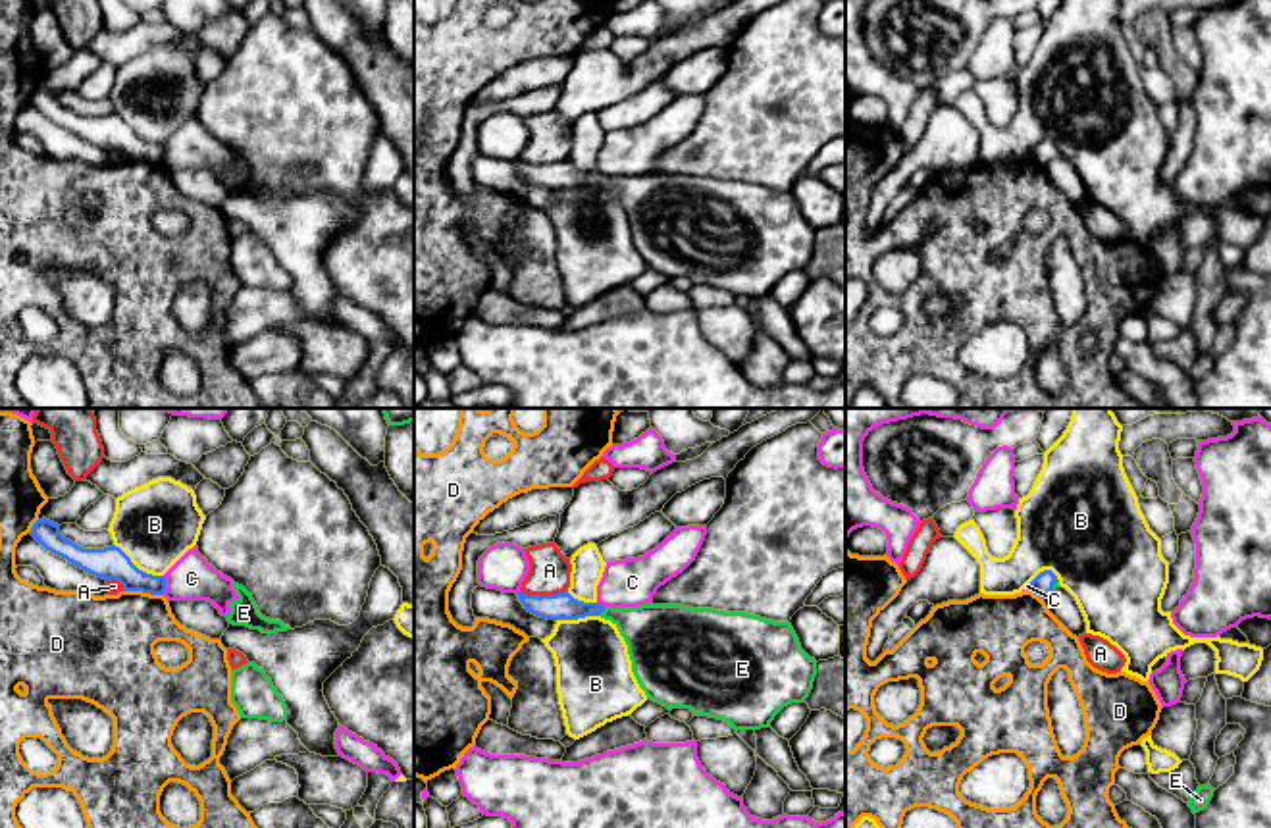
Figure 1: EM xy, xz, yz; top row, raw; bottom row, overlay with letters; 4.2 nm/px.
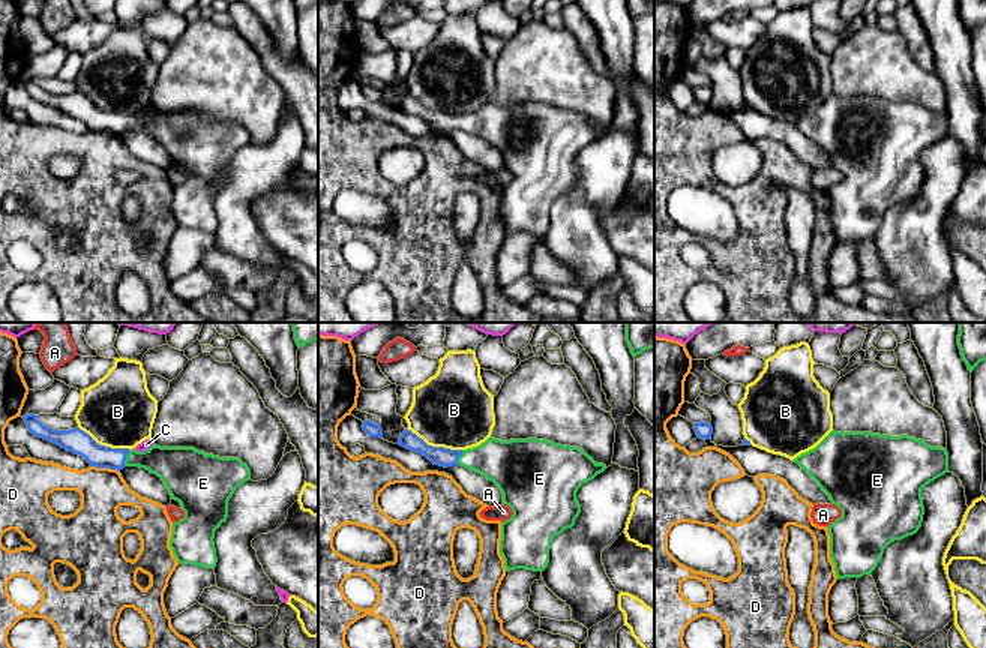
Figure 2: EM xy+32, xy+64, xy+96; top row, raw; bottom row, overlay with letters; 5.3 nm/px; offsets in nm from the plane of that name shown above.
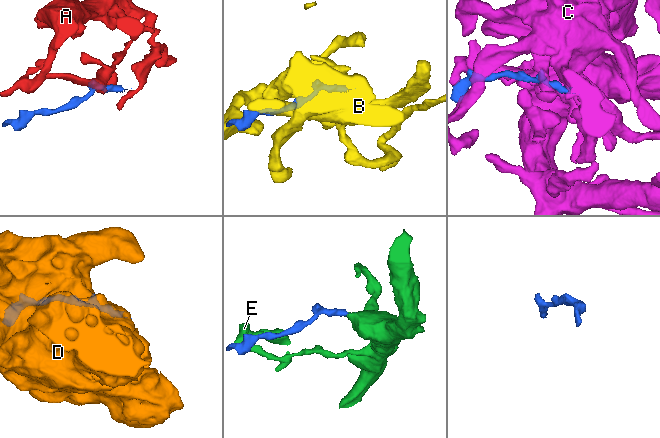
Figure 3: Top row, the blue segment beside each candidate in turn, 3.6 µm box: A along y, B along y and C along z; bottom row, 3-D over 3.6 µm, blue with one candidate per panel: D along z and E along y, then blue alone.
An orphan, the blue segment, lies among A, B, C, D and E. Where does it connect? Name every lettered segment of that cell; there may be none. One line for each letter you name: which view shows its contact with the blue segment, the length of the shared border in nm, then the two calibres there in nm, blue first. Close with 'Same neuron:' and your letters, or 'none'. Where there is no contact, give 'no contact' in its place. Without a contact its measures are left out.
E: contact in xz; length 50 nm; calibres 110 and 260 nm
Same neuron: E

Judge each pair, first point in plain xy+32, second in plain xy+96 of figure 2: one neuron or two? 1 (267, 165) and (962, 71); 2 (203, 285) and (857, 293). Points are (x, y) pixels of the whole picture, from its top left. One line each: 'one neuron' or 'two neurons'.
1: two neurons
2: one neuron

